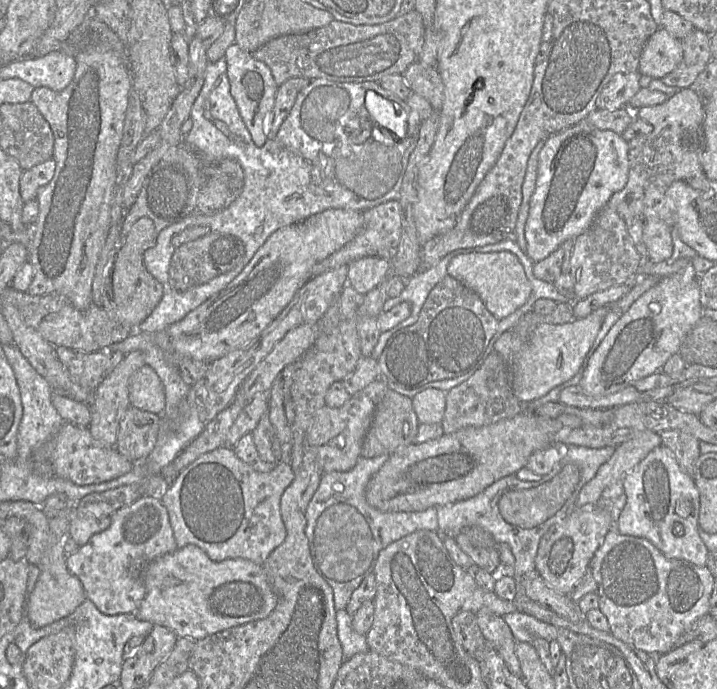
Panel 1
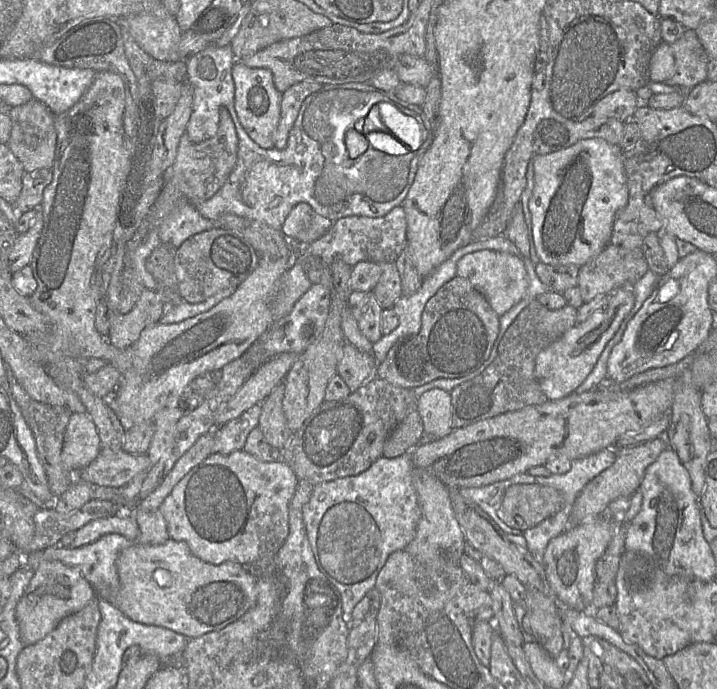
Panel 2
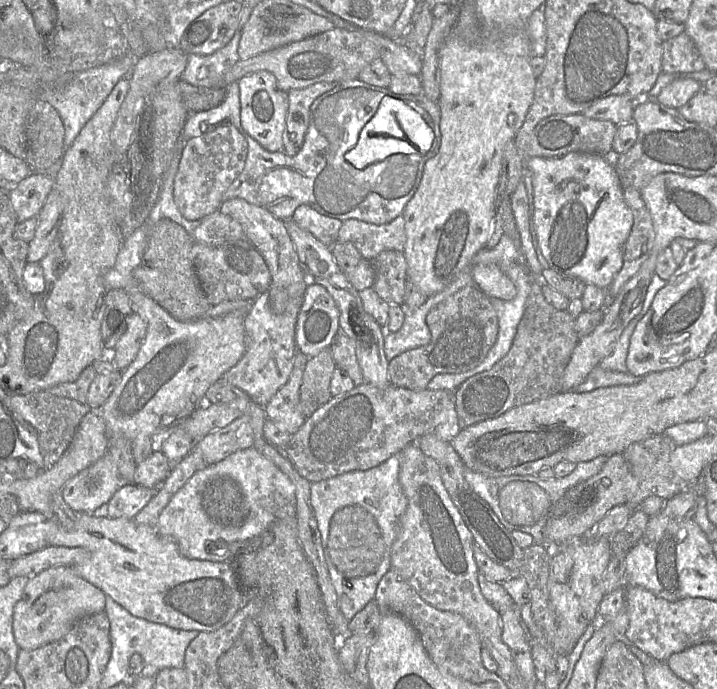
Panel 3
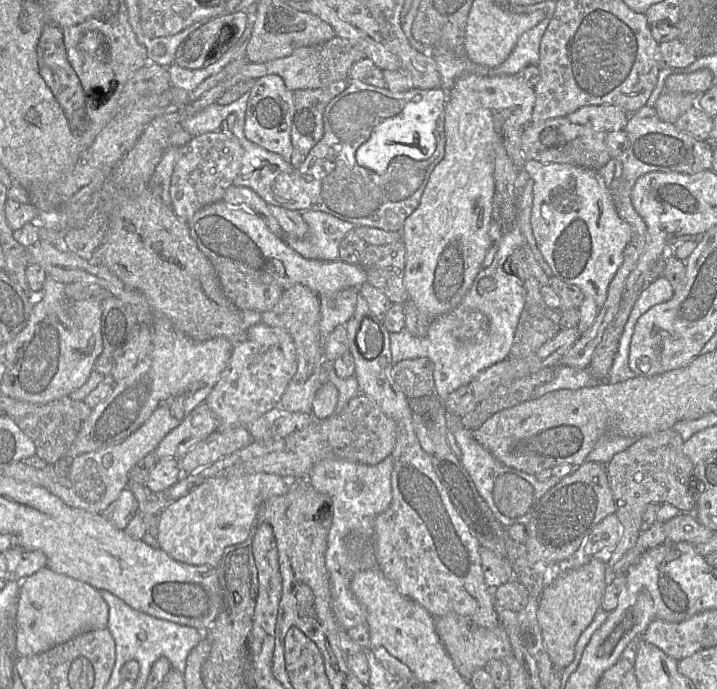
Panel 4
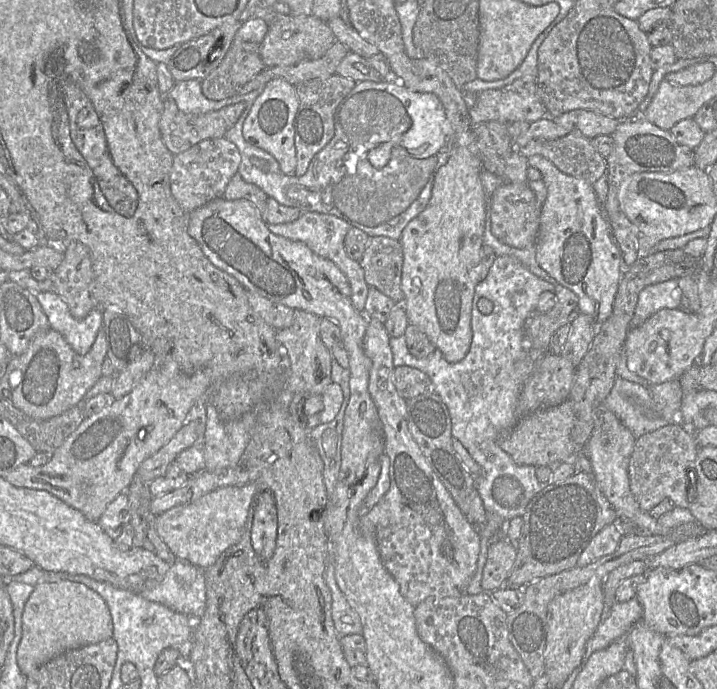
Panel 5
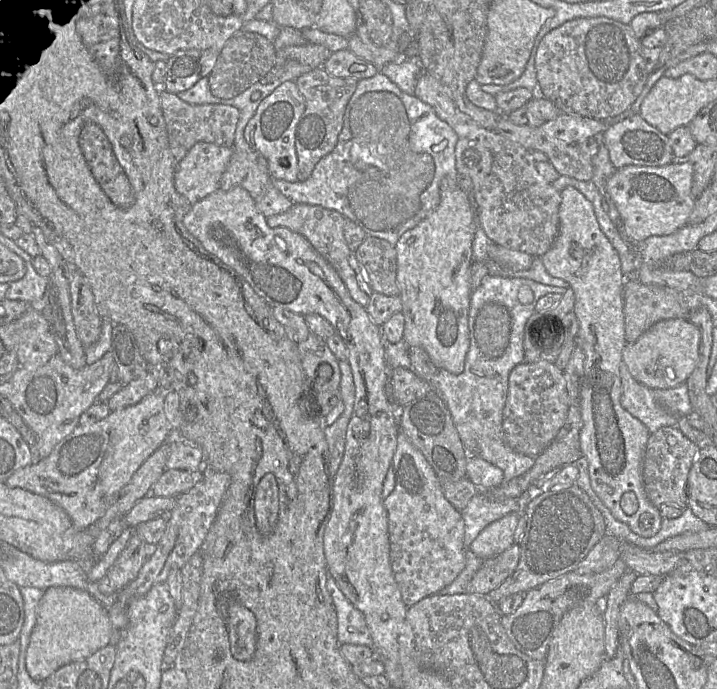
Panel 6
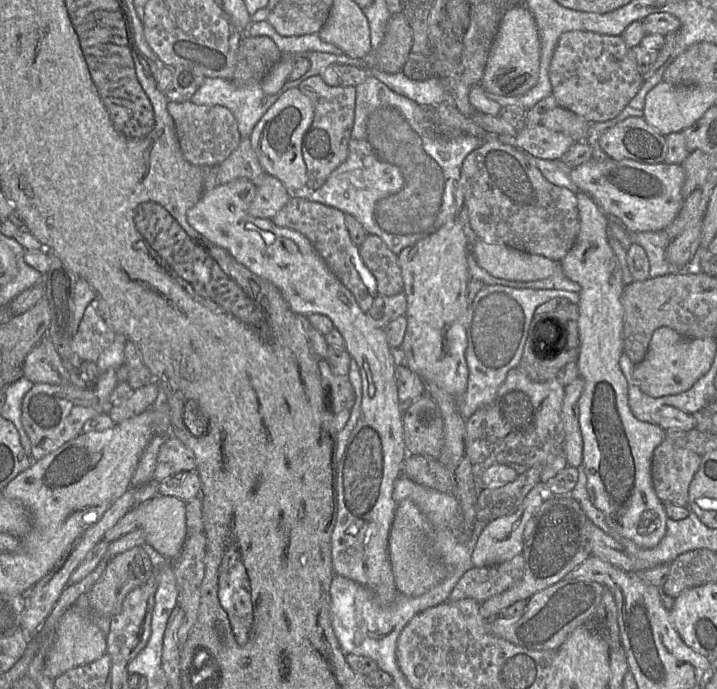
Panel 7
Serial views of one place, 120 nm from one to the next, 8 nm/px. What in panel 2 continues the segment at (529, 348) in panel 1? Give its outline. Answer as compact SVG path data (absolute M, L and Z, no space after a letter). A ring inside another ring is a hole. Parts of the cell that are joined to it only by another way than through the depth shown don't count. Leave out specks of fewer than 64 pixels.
M622 286L608 295L605 304L584 322L575 324L543 349L535 360L535 376L548 400L558 400L574 393L594 368L603 349L617 332L635 303L633 291Z

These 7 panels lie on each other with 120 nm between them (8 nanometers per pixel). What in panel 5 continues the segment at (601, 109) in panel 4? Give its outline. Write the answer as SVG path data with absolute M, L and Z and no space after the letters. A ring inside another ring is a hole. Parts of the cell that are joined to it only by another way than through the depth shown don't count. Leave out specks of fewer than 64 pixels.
M573 110L553 118L554 122L566 130L579 132L592 139L598 135L611 135L619 121L589 110Z

